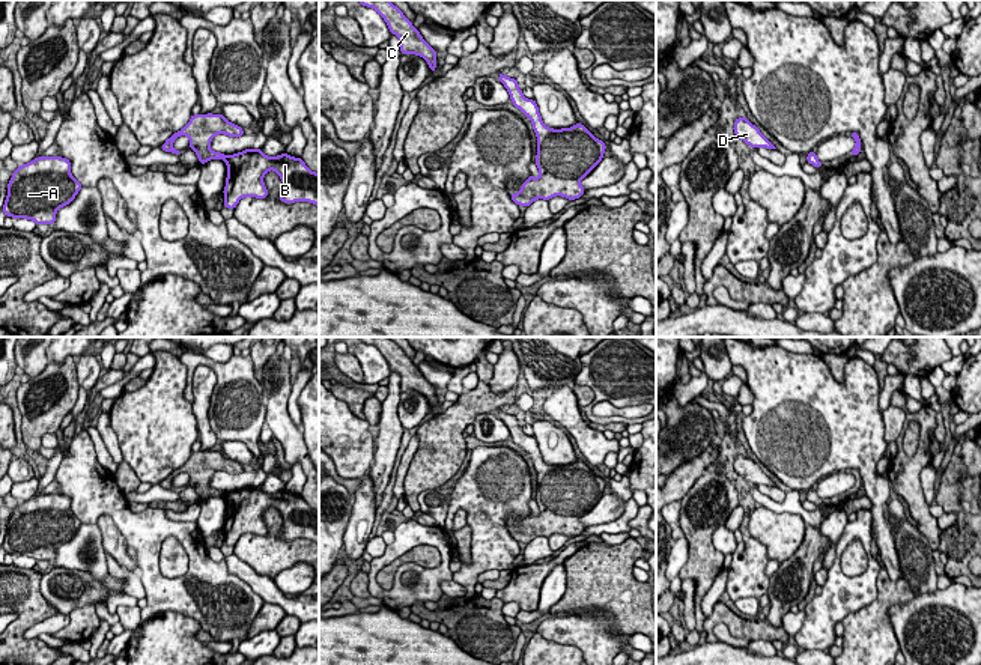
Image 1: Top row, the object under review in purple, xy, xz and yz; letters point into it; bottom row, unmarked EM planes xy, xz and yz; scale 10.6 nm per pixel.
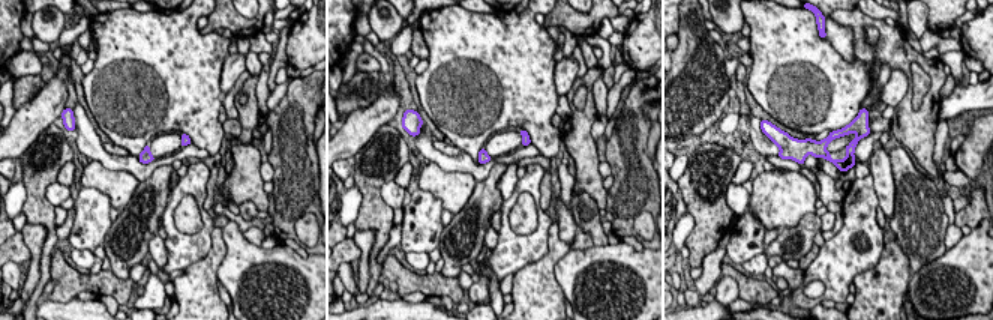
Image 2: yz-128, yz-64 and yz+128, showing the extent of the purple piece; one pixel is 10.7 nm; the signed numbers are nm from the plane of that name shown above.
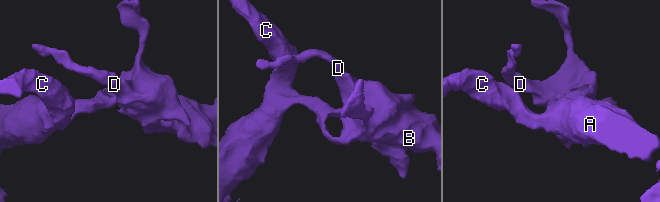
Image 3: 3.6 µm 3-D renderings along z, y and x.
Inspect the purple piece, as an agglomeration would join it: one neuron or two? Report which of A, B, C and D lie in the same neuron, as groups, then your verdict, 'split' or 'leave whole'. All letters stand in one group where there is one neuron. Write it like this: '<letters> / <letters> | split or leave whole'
A B C D | leave whole

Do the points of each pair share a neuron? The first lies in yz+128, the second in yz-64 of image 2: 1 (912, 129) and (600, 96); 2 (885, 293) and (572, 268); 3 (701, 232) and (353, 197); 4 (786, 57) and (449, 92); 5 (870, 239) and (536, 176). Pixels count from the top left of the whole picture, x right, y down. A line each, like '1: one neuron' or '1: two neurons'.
1: two neurons
2: two neurons
3: two neurons
4: one neuron
5: one neuron

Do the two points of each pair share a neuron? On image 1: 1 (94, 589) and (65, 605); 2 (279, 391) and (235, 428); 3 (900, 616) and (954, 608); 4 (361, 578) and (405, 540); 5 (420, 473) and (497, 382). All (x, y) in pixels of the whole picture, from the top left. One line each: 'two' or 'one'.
1: one
2: two
3: one
4: two
5: two

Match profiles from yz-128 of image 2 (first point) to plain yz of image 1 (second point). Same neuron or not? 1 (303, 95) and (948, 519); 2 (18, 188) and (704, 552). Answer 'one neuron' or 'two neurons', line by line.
1: two neurons
2: two neurons

